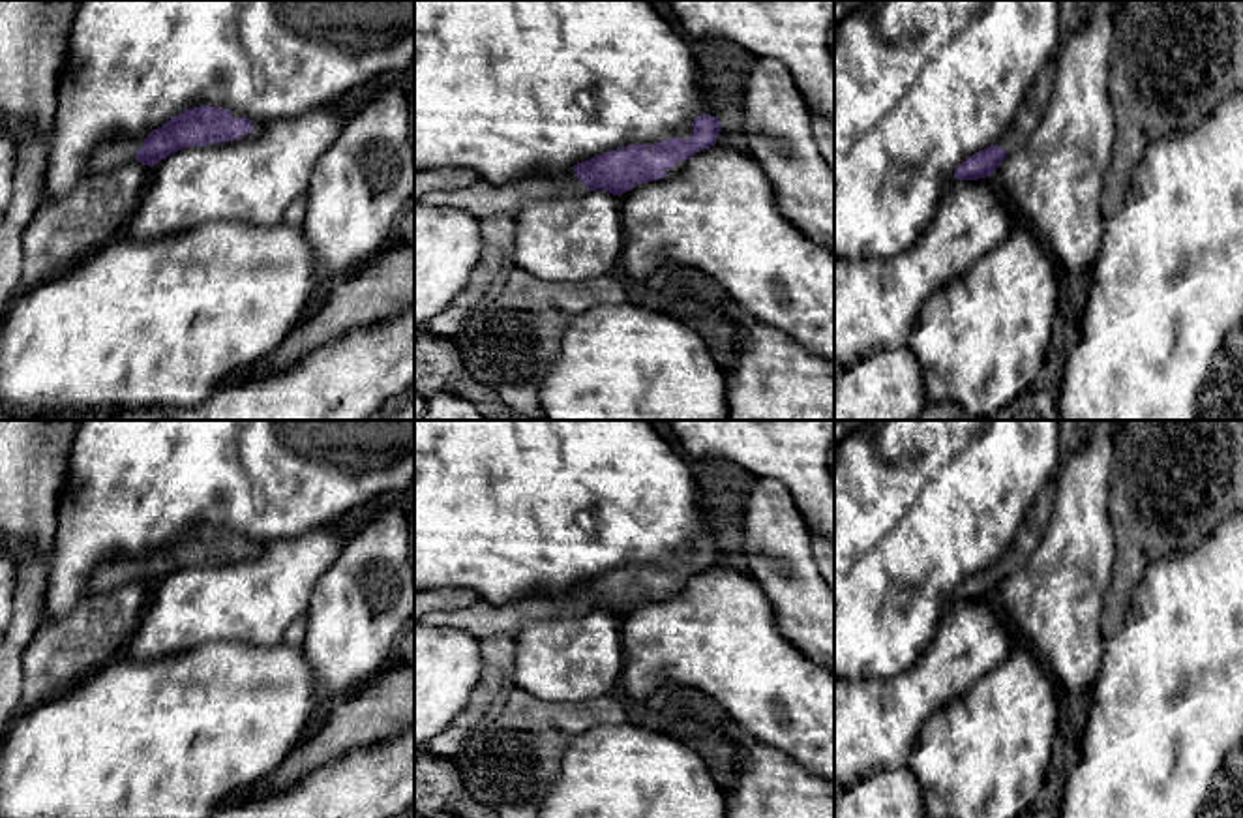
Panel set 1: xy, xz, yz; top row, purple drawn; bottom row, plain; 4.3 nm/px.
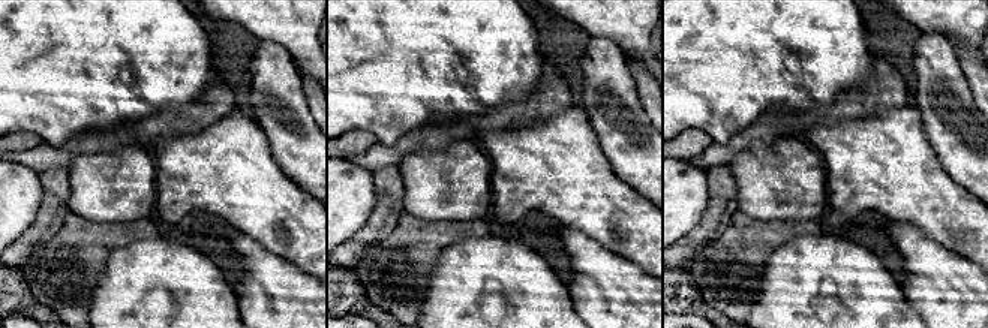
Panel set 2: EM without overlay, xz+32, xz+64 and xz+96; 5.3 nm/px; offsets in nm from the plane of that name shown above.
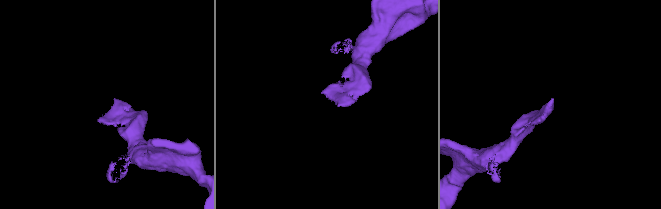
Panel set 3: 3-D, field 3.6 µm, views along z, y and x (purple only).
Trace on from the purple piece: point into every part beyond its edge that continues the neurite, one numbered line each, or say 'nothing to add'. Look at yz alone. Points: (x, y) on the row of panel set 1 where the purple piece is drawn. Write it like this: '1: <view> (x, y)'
1: yz (1033, 106)

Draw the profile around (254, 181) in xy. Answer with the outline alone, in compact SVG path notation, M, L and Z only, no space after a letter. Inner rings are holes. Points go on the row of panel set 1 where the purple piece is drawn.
M337 103L262 124L255 139L182 148L154 165L126 235L152 242L206 221L272 227L309 188L319 158L339 137Z

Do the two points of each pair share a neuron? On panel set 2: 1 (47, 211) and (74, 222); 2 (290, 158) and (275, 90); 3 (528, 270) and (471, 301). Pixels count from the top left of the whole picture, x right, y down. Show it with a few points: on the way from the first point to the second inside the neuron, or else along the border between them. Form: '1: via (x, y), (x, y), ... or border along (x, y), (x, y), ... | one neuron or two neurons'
1: border along (69, 211), (60, 226), (42, 244) | two neurons
2: via (290, 141), (290, 126), (281, 107) | one neuron
3: via (514, 283), (508, 289), (499, 289), (485, 301) | one neuron

